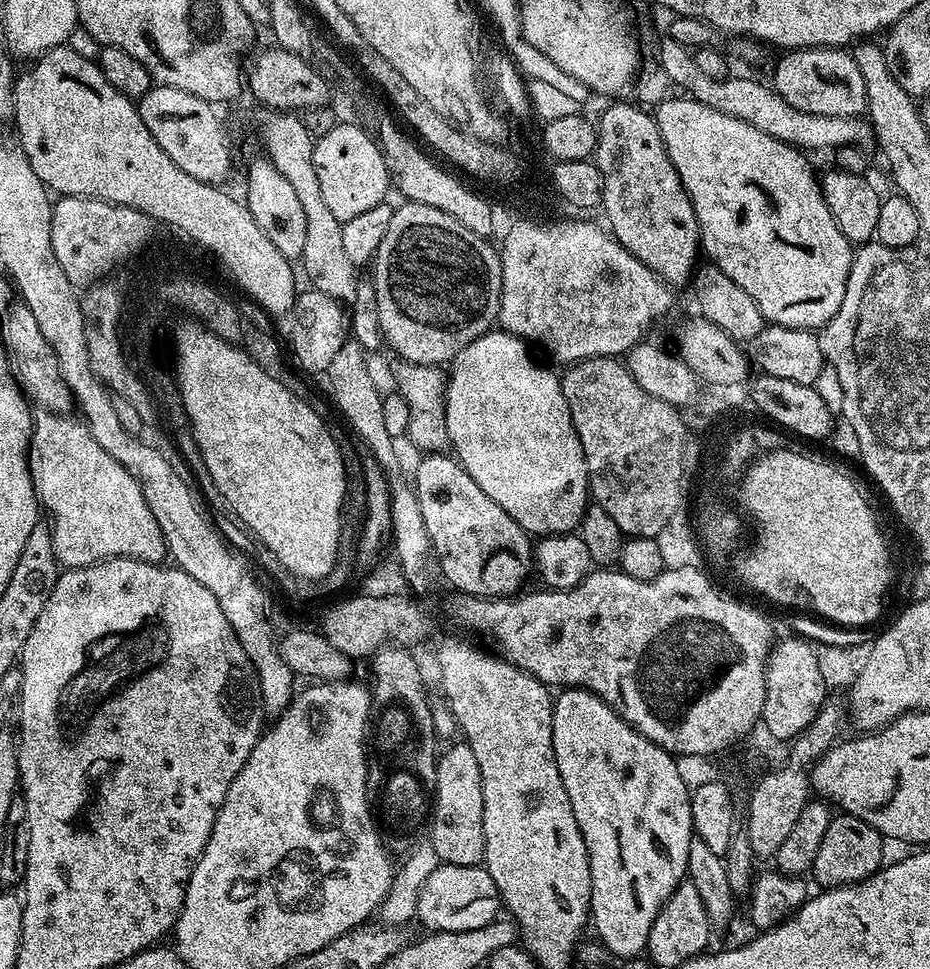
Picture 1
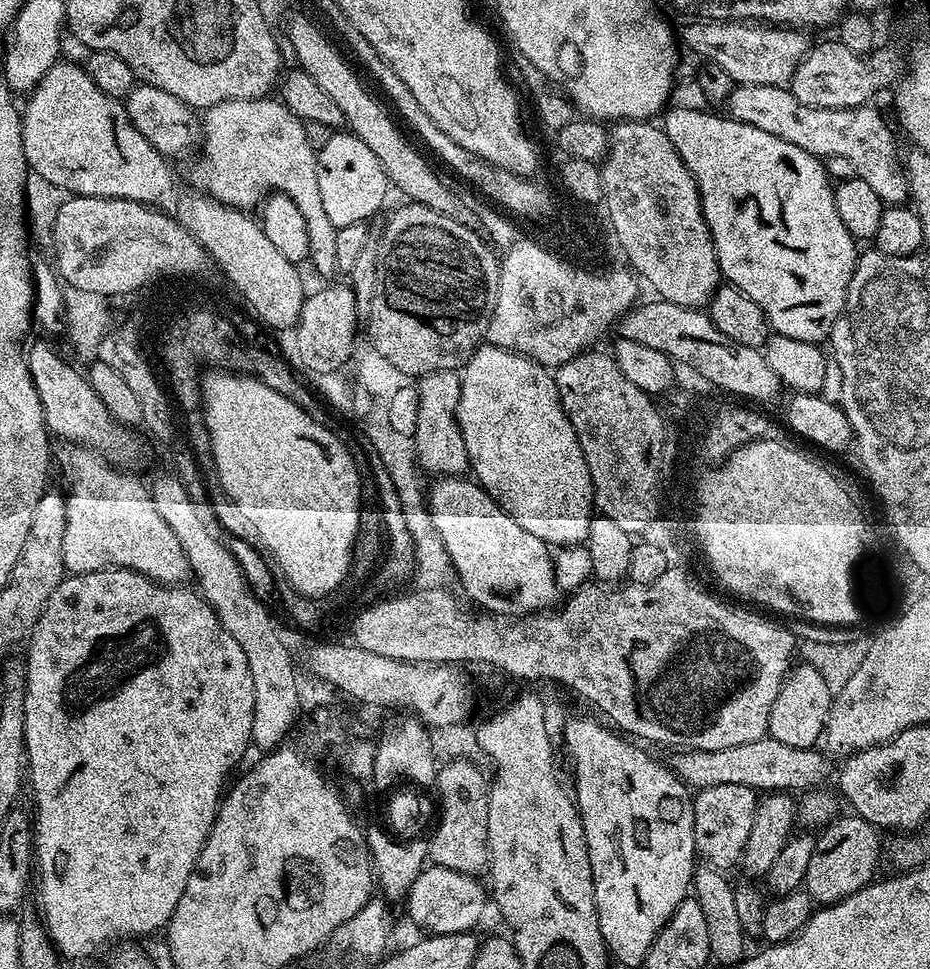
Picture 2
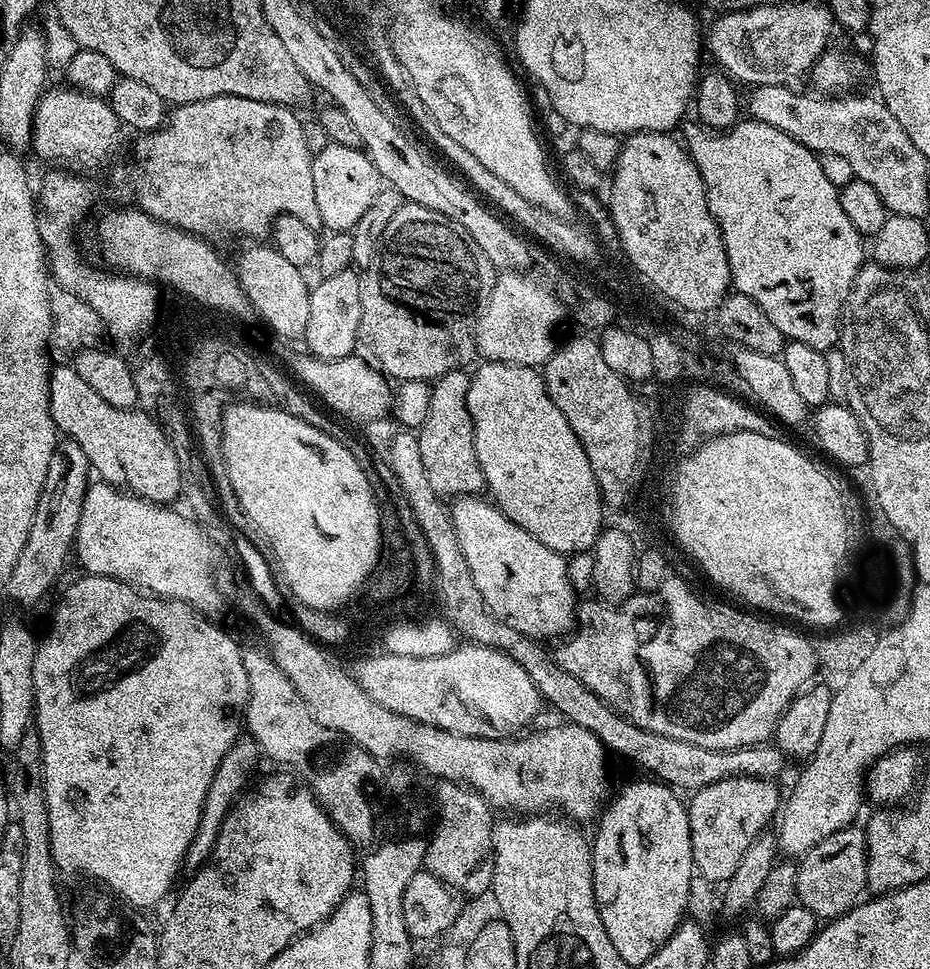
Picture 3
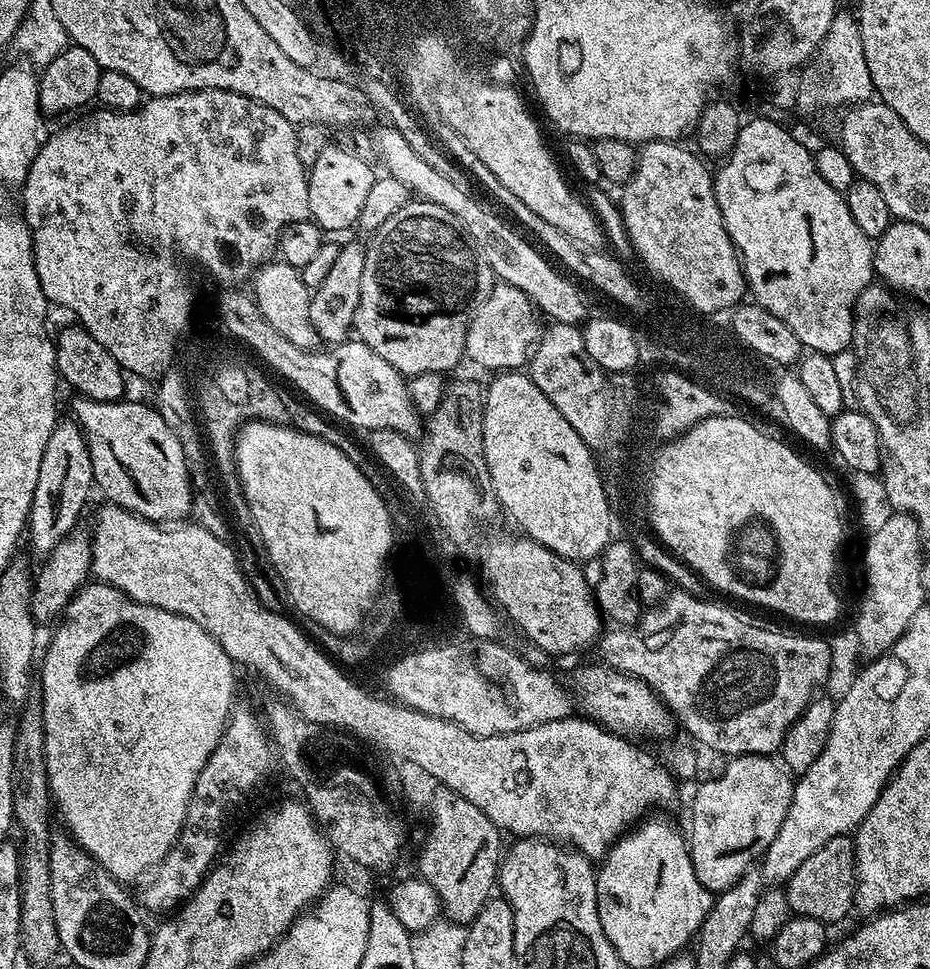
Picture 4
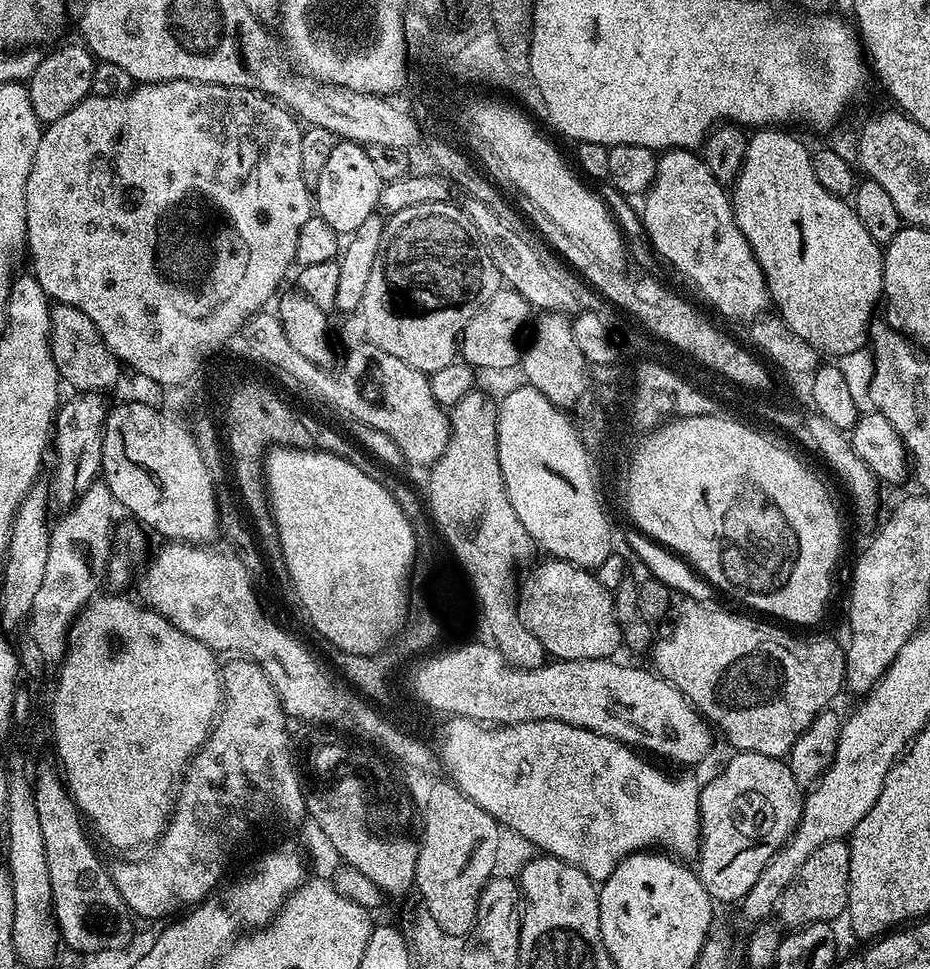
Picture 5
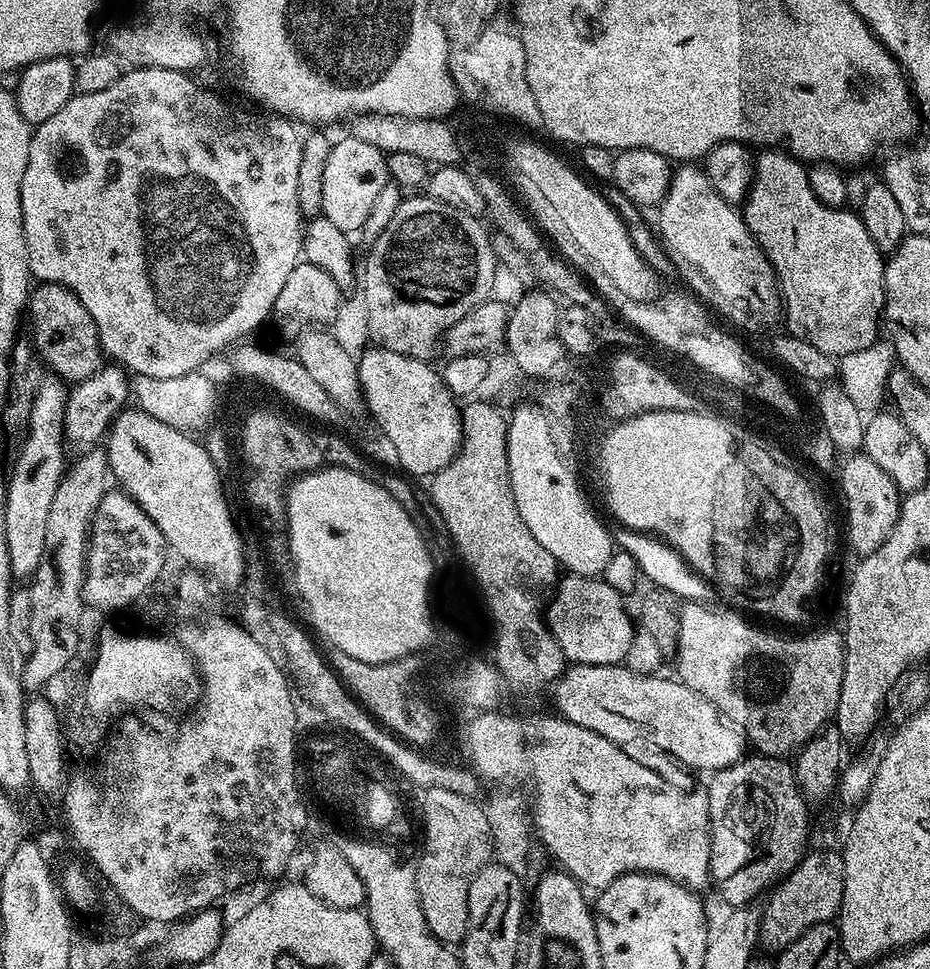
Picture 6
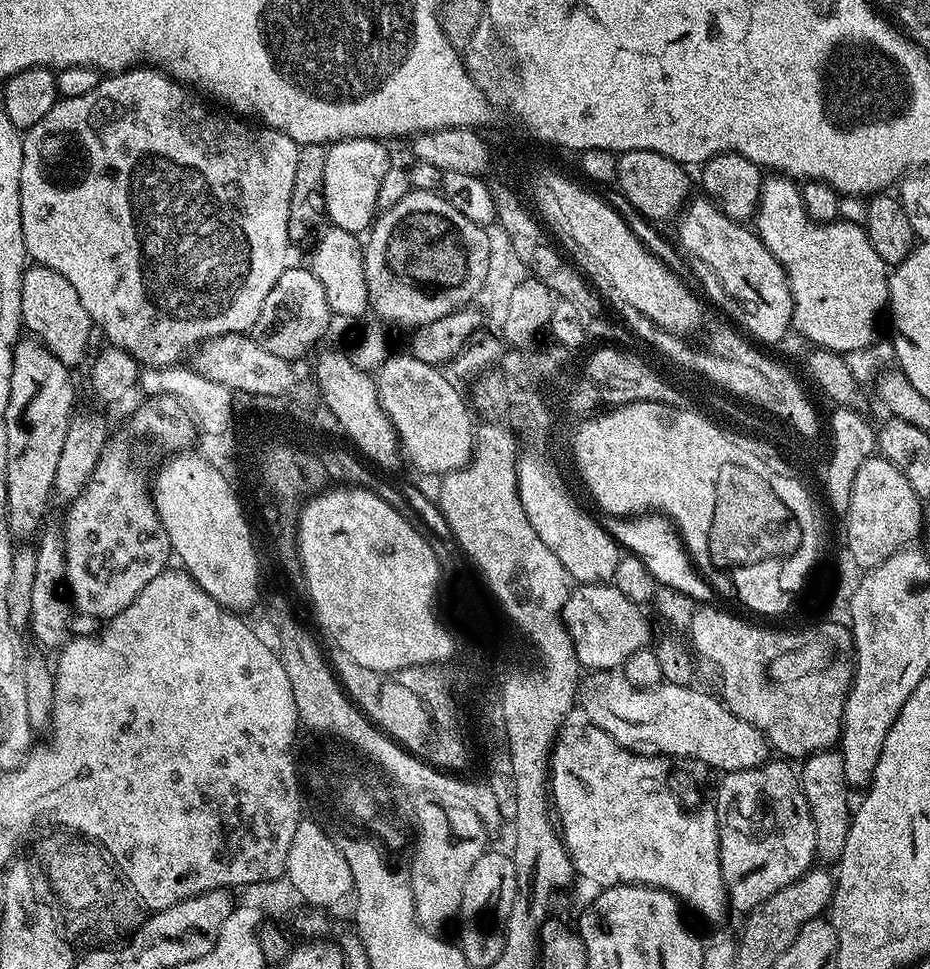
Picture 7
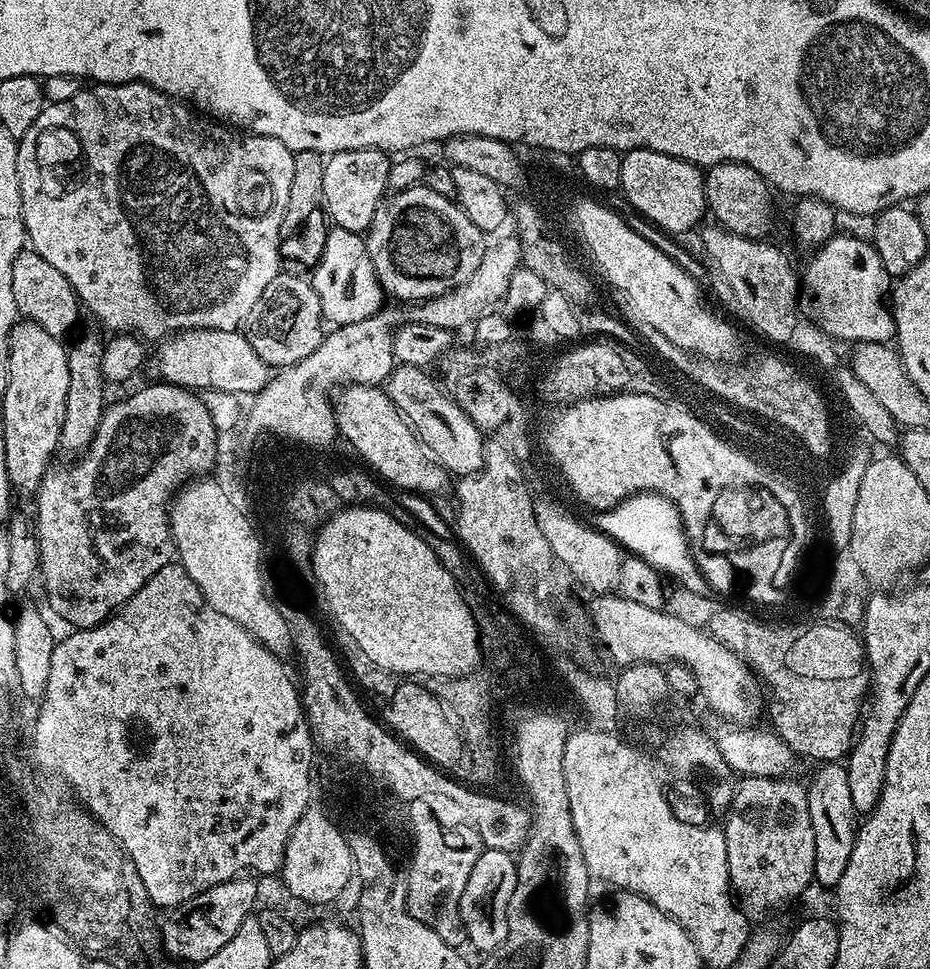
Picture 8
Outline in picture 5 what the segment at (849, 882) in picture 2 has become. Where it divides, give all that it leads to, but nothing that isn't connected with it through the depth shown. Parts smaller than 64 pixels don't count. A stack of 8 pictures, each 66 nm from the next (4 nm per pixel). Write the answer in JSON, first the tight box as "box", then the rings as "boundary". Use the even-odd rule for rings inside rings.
{"box":[778,839,850,930],"boundary":[[[847,839],[826,842],[802,862],[794,874],[794,882],[784,888],[778,901],[778,920],[785,929],[795,930],[808,924],[836,922],[848,911],[850,882],[850,850]]]}

